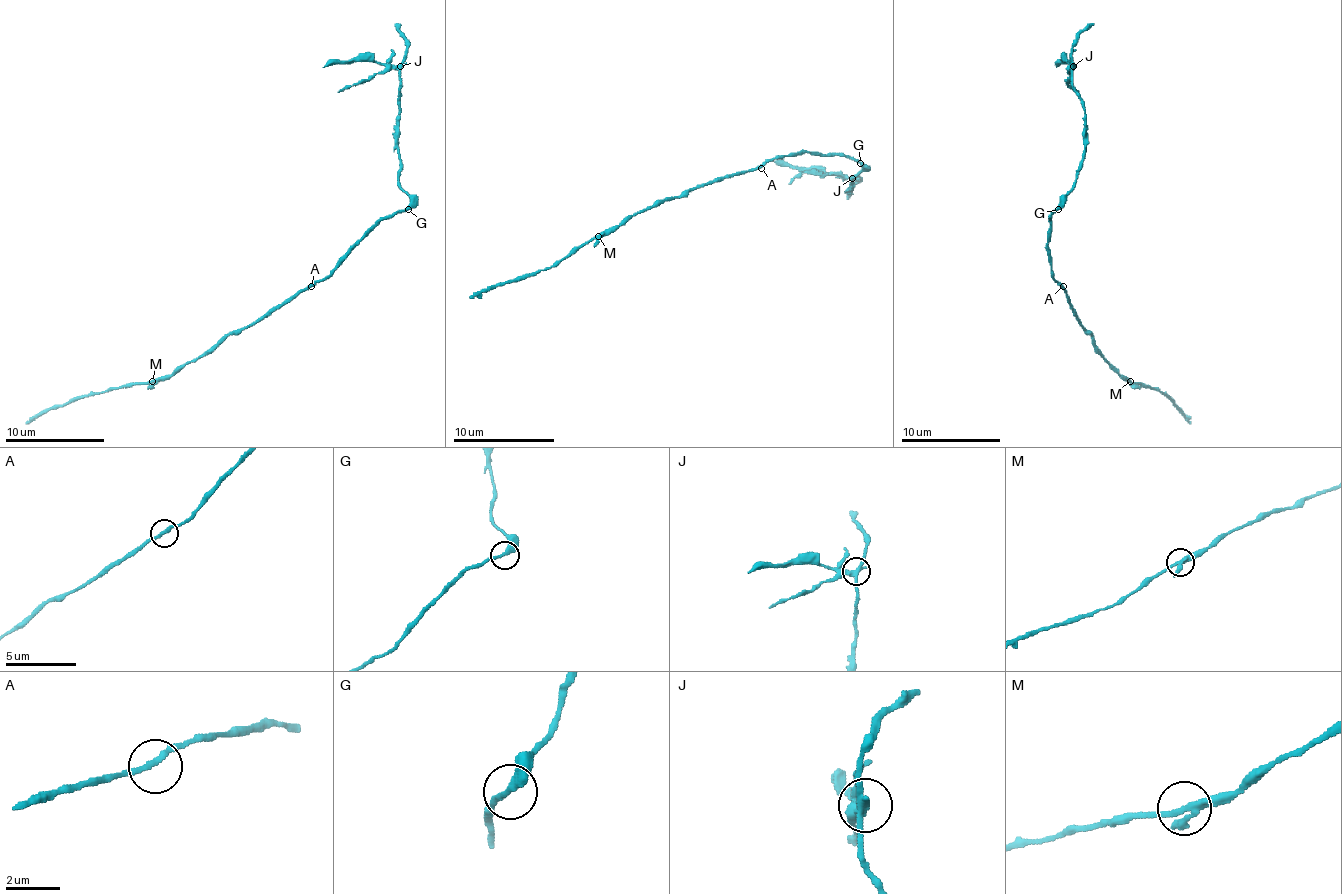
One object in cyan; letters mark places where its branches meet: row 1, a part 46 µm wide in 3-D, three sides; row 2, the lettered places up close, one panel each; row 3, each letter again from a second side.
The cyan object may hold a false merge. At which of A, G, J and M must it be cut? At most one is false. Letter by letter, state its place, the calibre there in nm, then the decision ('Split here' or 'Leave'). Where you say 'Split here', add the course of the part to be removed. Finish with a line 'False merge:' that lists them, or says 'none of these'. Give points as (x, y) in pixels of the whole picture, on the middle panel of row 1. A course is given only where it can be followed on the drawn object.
A: Place: (761, 168). Thickness 200 nm. Leave
G: Place: (860, 163). Thickness 280 nm. Leave
J: Place: (852, 178). Thickness 260 nm. Split here. Course of the part to remove: (852, 178), (789, 168), (774, 160)
M: Place: (598, 236). Thickness 240 nm. Leave
False merge: J

